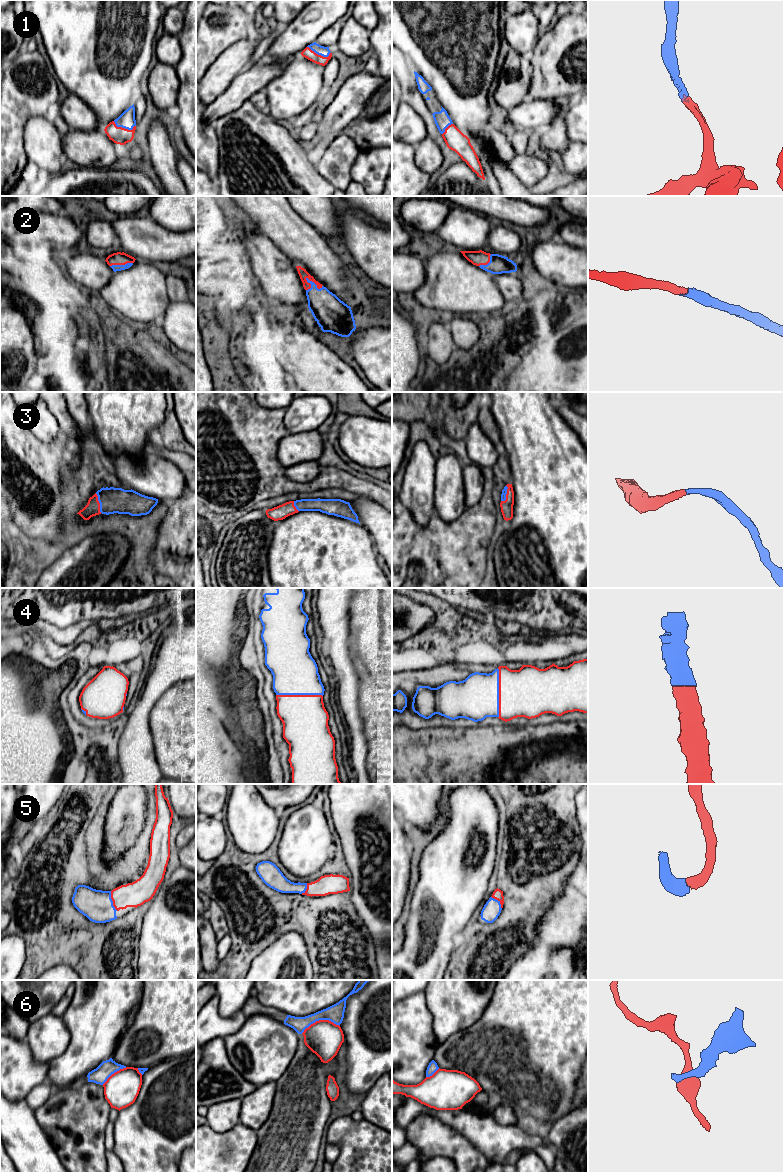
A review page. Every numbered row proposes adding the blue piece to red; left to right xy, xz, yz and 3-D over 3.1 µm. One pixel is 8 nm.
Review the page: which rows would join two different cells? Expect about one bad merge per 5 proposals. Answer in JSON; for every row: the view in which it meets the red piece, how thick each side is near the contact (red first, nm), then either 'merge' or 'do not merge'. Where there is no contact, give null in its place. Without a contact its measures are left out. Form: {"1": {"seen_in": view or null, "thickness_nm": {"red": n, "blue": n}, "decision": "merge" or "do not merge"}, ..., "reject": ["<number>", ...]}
{"1": {"seen_in": "xy", "thickness_nm": {"red": 140, "blue": 130}, "decision": "merge"}, "2": {"seen_in": "xz", "thickness_nm": {"red": 70, "blue": 260}, "decision": "merge"}, "3": {"seen_in": "xy", "thickness_nm": {"red": 120, "blue": 220}, "decision": "merge"}, "4": {"seen_in": "yz", "thickness_nm": {"red": 400, "blue": 360}, "decision": "merge"}, "5": {"seen_in": "xy", "thickness_nm": {"red": 200, "blue": 260}, "decision": "merge"}, "6": {"seen_in": "xz", "thickness_nm": {"red": 280, "blue": 140}, "decision": "do not merge"}, "reject": ["6"]}

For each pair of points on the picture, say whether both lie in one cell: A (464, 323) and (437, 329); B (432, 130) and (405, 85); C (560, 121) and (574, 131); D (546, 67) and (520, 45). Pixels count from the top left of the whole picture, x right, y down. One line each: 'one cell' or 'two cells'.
A: two cells
B: one cell
C: two cells
D: two cells

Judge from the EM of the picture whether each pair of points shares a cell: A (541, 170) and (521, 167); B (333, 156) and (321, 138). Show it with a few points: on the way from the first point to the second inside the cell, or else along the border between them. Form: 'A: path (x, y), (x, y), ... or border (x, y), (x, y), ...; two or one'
A: path (536, 169), (526, 168); one
B: border (342, 133), (324, 150); two

